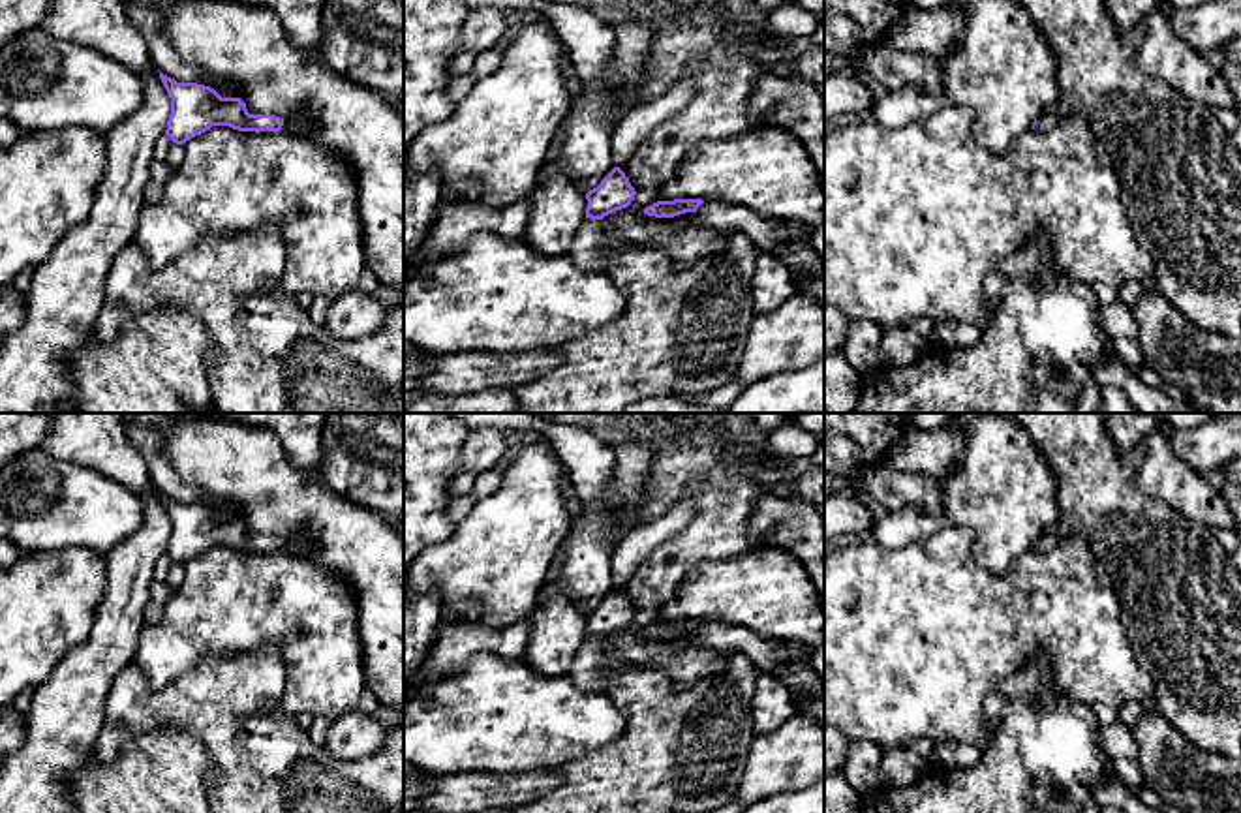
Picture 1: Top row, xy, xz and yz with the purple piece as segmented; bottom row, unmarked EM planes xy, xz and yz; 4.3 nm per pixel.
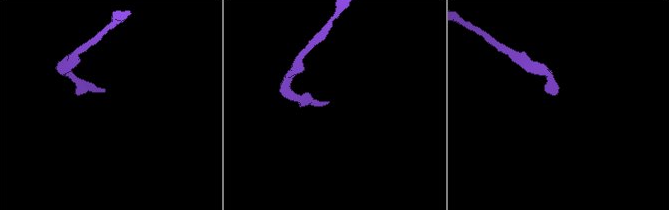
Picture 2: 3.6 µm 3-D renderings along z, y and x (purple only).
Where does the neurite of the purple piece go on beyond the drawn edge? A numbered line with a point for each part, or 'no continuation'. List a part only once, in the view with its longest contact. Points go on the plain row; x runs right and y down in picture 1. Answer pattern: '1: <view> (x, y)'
1: xz (766, 654)

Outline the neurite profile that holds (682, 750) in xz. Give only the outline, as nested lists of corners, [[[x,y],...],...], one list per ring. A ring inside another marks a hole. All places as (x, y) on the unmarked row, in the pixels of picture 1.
[[[584,638],[569,678],[582,691],[610,697],[625,713],[618,738],[599,745],[556,770],[563,783],[513,813],[710,813],[736,802],[745,757],[755,738],[751,698],[758,668],[751,657],[734,650],[721,672],[693,687],[680,687],[665,665],[621,667],[605,665],[603,640]]]

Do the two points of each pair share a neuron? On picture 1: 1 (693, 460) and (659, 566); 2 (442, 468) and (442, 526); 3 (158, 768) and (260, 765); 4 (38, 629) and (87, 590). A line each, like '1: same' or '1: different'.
1: same
2: same
3: different
4: same

